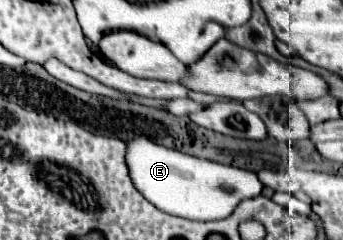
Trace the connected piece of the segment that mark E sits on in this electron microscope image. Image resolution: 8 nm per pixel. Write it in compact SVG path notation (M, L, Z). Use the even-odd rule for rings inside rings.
M135 135L123 141L127 145L125 163L129 167L129 177L135 189L145 195L149 203L169 215L195 221L227 219L243 199L257 197L263 189L253 171L199 159L177 149L157 145L143 135Z

